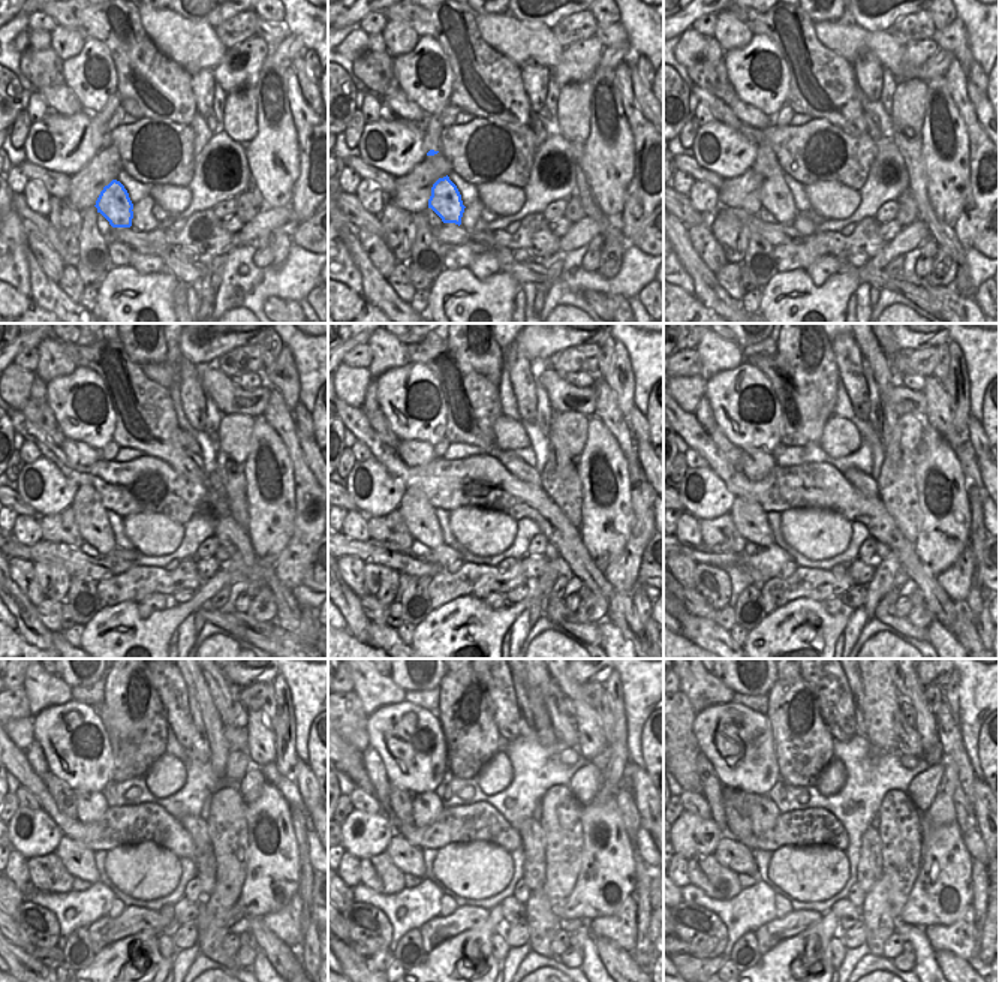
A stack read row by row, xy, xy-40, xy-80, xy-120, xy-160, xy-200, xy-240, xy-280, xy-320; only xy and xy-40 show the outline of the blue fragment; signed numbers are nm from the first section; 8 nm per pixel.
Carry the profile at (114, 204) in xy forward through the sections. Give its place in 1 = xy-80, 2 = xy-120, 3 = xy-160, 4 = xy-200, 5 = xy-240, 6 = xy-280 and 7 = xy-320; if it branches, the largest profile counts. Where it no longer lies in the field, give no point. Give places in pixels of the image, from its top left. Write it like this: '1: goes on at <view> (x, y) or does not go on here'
1: goes on at xy-80 (776, 196)
2: goes on at xy-120 (90, 515)
3: goes on at xy-160 (418, 514)
4: goes on at xy-200 (749, 518)
5: goes on at xy-240 (78, 859)
6: goes on at xy-280 (406, 858)
7: goes on at xy-320 (731, 854)

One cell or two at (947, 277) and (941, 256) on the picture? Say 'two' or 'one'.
one

